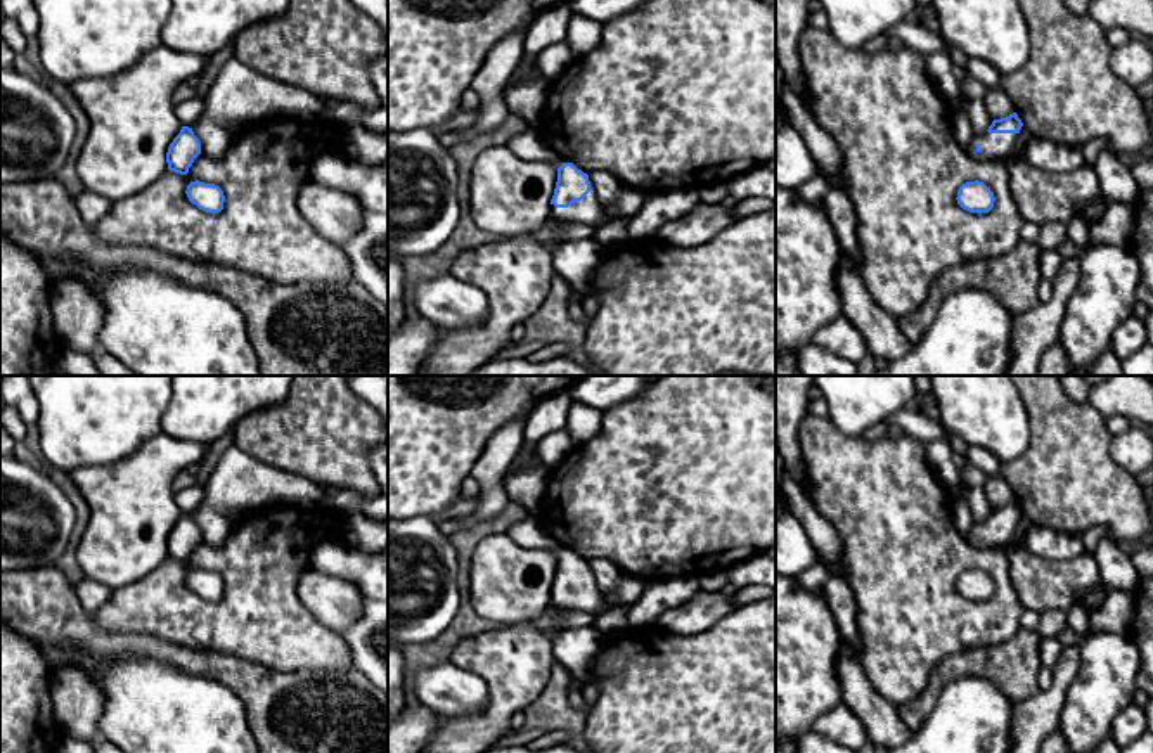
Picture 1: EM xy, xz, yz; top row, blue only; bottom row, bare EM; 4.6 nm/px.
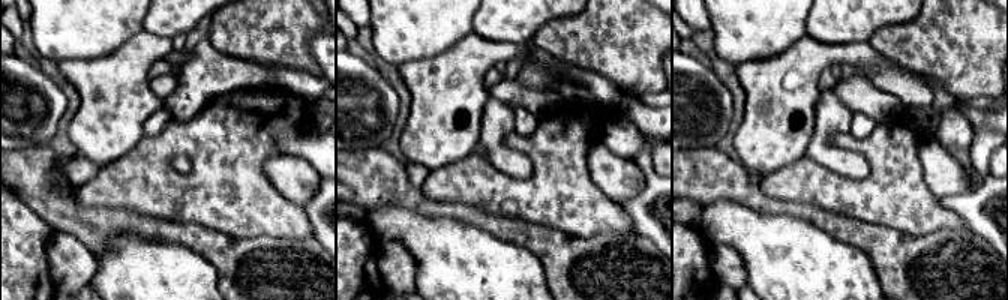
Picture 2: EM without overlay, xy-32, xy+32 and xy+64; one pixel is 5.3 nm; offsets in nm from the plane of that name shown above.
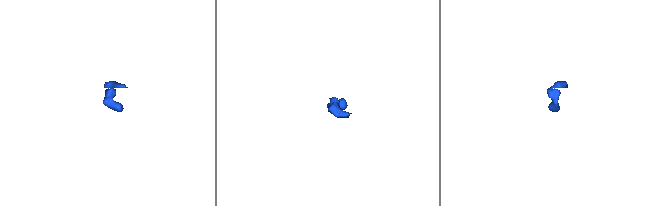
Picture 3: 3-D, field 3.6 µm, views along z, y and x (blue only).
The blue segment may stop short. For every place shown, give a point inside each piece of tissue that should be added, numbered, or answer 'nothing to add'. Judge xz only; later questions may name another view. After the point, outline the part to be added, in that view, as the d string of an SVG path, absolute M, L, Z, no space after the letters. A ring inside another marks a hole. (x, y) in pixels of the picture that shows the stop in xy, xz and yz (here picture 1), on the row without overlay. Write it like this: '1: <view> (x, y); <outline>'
1: xz (528, 534); M535 516L511 526L507 535L519 545L530 549L549 549L556 554L563 554L563 547L540 526Z
2: xz (587, 599); M590 578L582 589L576 589L568 595L556 595L554 592L551 592L551 604L559 609L582 611L594 616L608 611L604 597L594 578Z

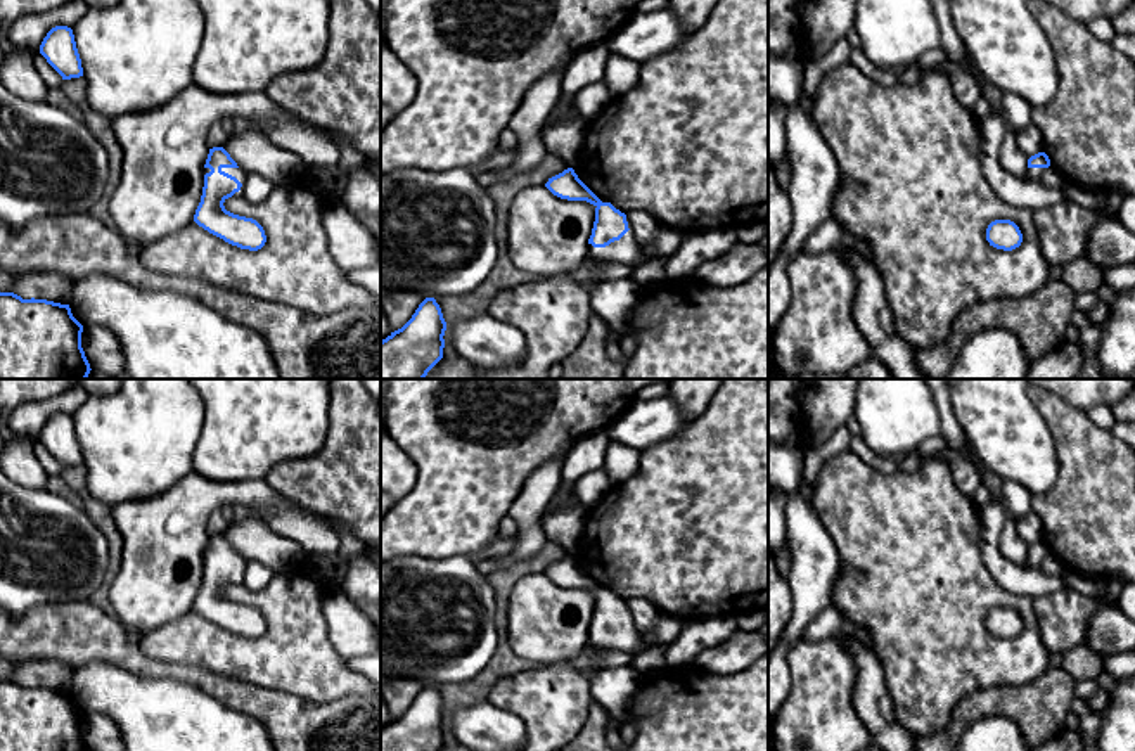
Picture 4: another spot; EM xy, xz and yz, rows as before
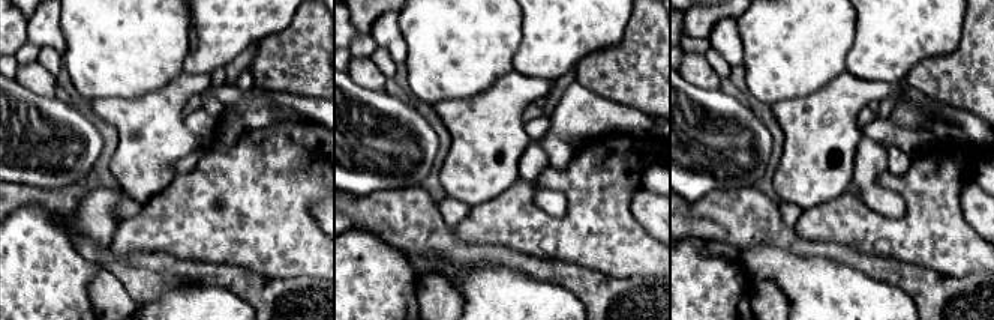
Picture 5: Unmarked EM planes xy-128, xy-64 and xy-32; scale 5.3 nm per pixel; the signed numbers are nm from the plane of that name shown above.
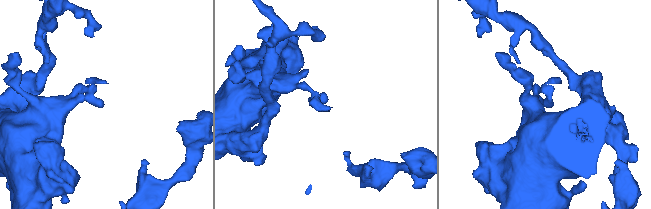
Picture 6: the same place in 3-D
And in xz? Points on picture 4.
1: xz (625, 639); M628 618L619 628L614 628L606 635L593 635L592 632L588 632L588 644L597 649L619 651L632 656L645 651L642 637L632 618Z

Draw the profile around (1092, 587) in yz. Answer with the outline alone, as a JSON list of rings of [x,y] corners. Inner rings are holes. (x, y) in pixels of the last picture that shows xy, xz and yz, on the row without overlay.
[[[1062,568],[1061,574],[1064,576],[1068,588],[1087,597],[1100,597],[1107,587],[1107,580],[1092,578],[1069,568]]]

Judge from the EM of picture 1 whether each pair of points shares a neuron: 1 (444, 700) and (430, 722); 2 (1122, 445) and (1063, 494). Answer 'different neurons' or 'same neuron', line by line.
1: different neurons
2: different neurons

